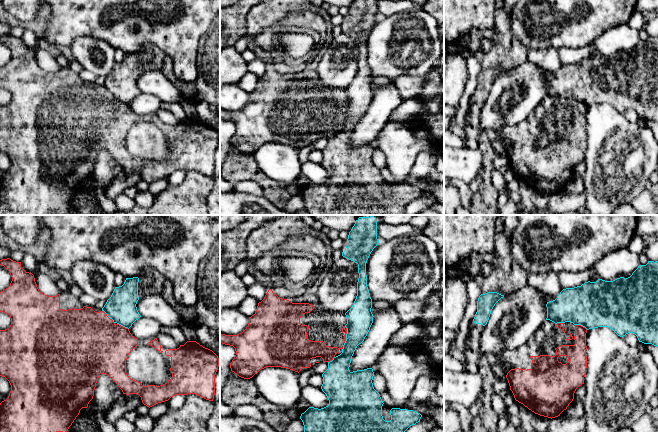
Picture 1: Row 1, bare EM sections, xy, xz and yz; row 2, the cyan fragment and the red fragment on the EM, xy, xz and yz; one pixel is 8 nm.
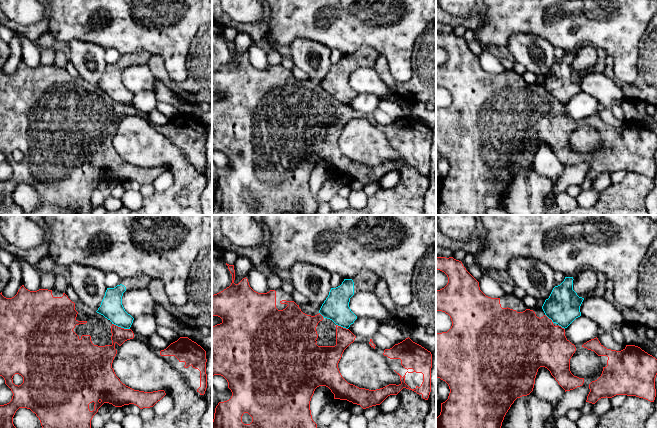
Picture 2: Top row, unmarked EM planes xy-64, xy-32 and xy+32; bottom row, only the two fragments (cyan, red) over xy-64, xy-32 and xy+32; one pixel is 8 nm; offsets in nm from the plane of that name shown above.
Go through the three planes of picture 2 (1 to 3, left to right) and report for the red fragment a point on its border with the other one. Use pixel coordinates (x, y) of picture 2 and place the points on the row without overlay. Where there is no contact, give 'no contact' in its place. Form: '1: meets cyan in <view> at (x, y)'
1: meets cyan in xy-64 at (121, 103)
2: meets cyan in xy-32 at (342, 102)
3: meets cyan in xy+32 at (549, 94)

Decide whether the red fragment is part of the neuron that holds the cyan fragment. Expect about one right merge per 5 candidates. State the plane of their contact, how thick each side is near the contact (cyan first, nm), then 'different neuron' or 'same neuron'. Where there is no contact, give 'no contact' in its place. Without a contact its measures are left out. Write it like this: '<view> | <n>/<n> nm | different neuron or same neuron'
xy | 240/480 nm | different neuron

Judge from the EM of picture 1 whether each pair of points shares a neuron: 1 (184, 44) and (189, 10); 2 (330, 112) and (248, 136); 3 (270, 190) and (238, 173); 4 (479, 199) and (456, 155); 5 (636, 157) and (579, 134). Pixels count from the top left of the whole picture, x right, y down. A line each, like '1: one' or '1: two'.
1: one
2: one
3: one
4: two
5: two

